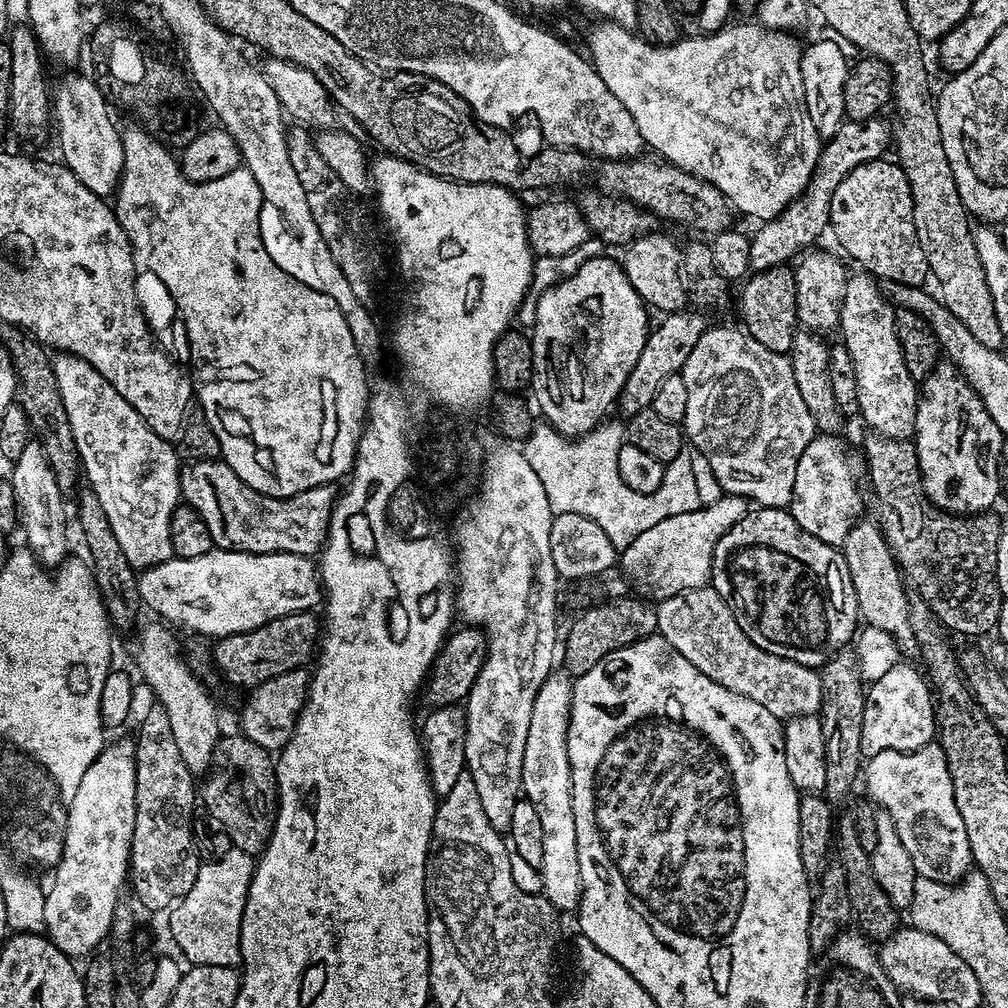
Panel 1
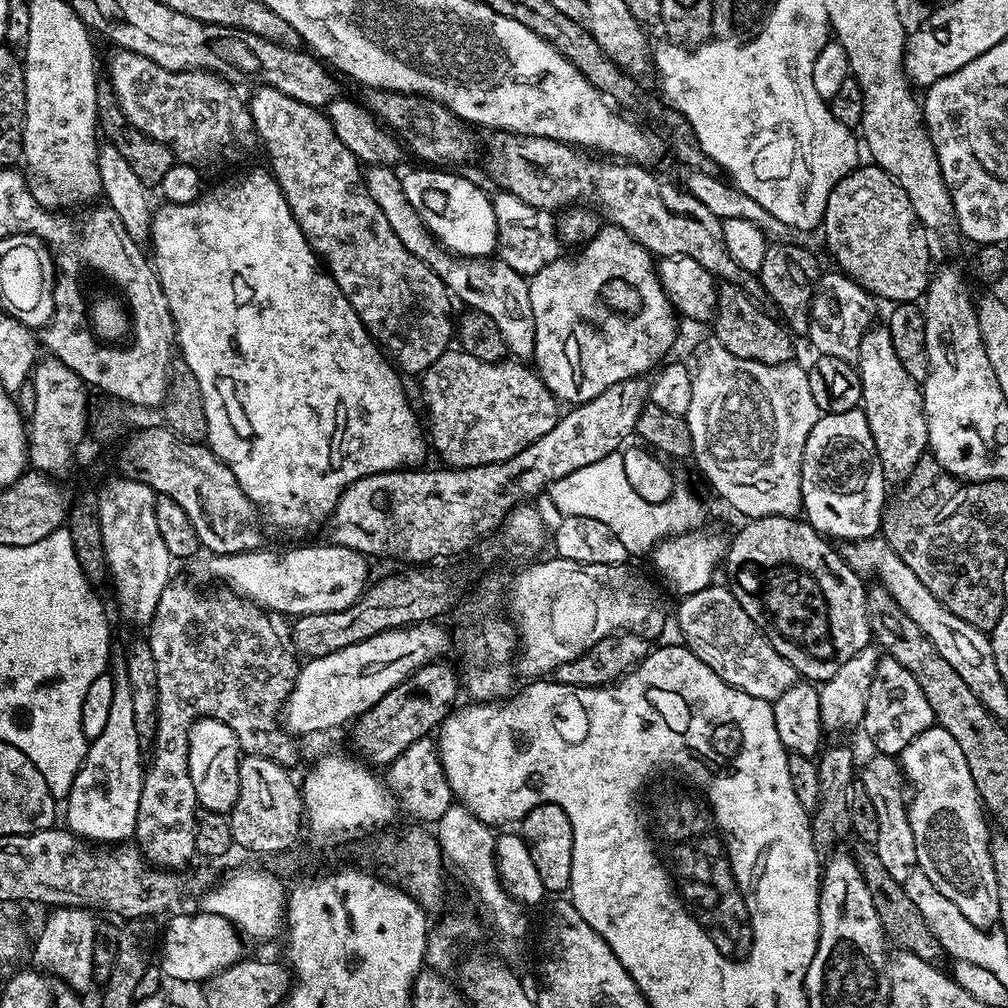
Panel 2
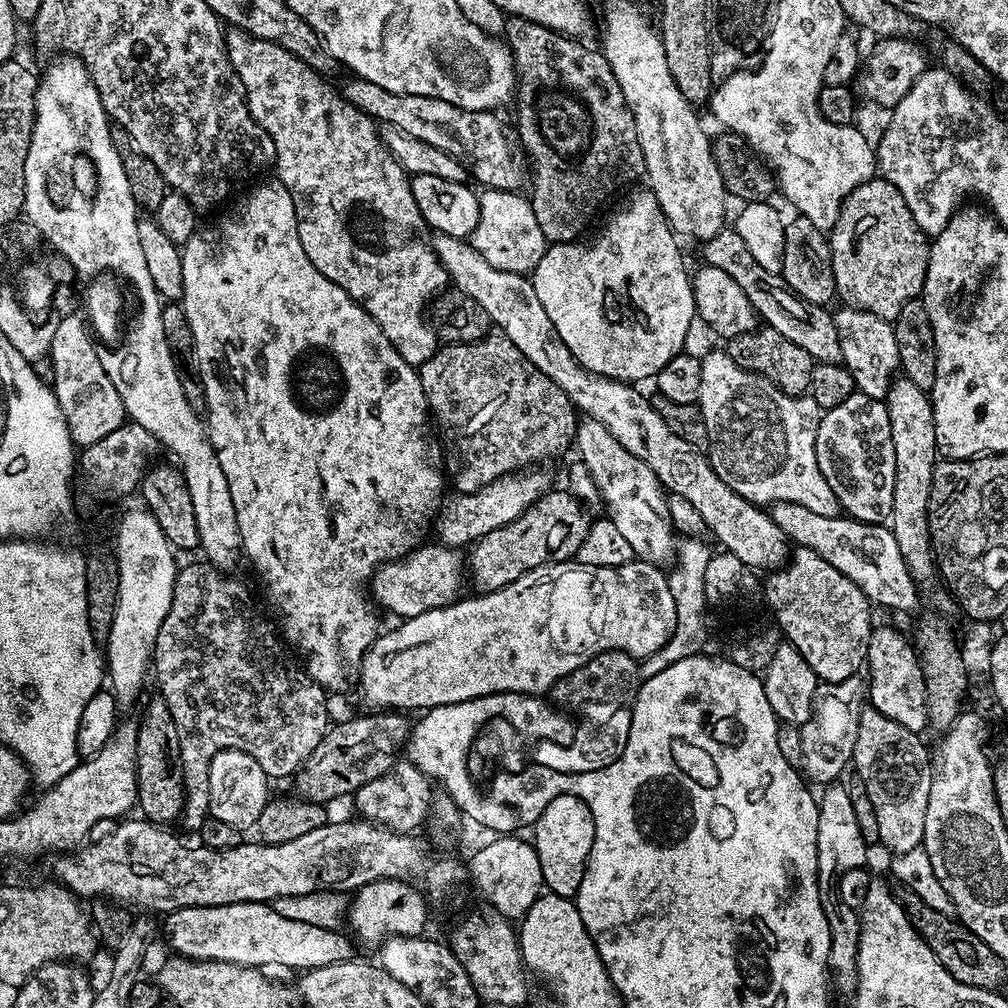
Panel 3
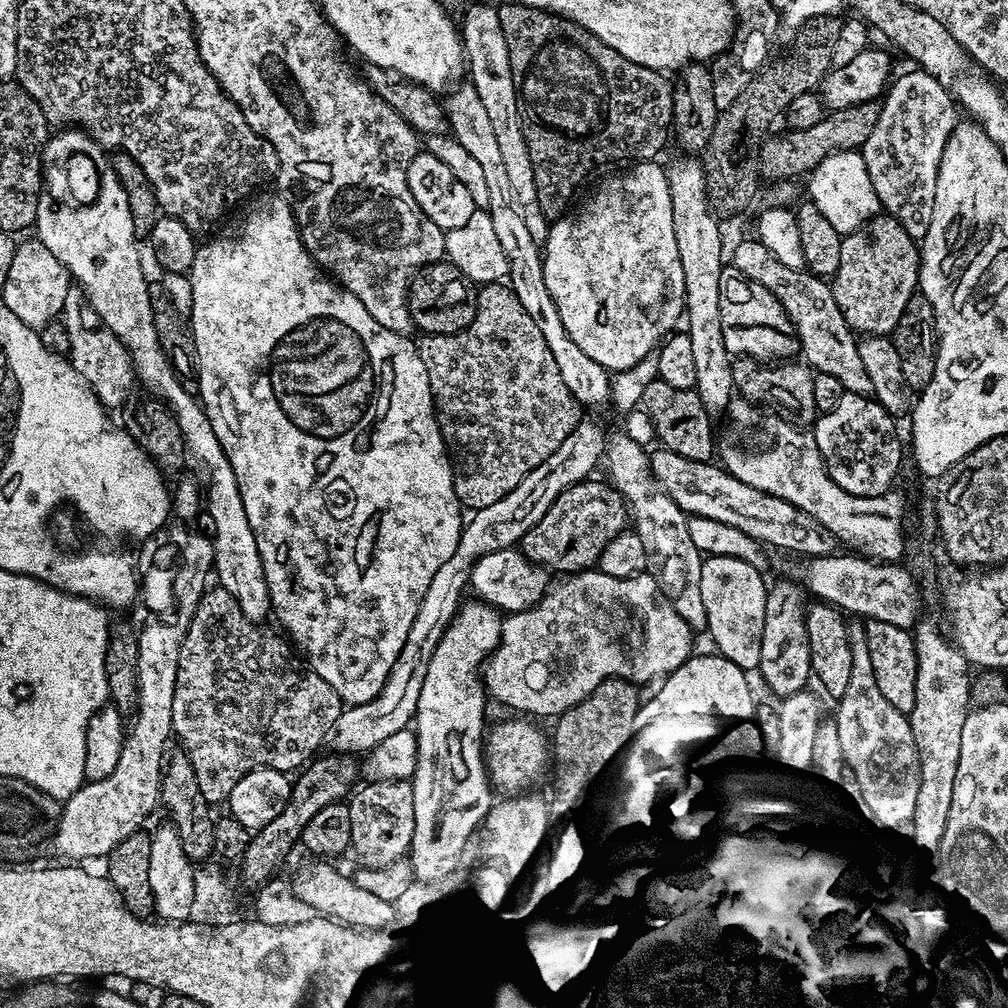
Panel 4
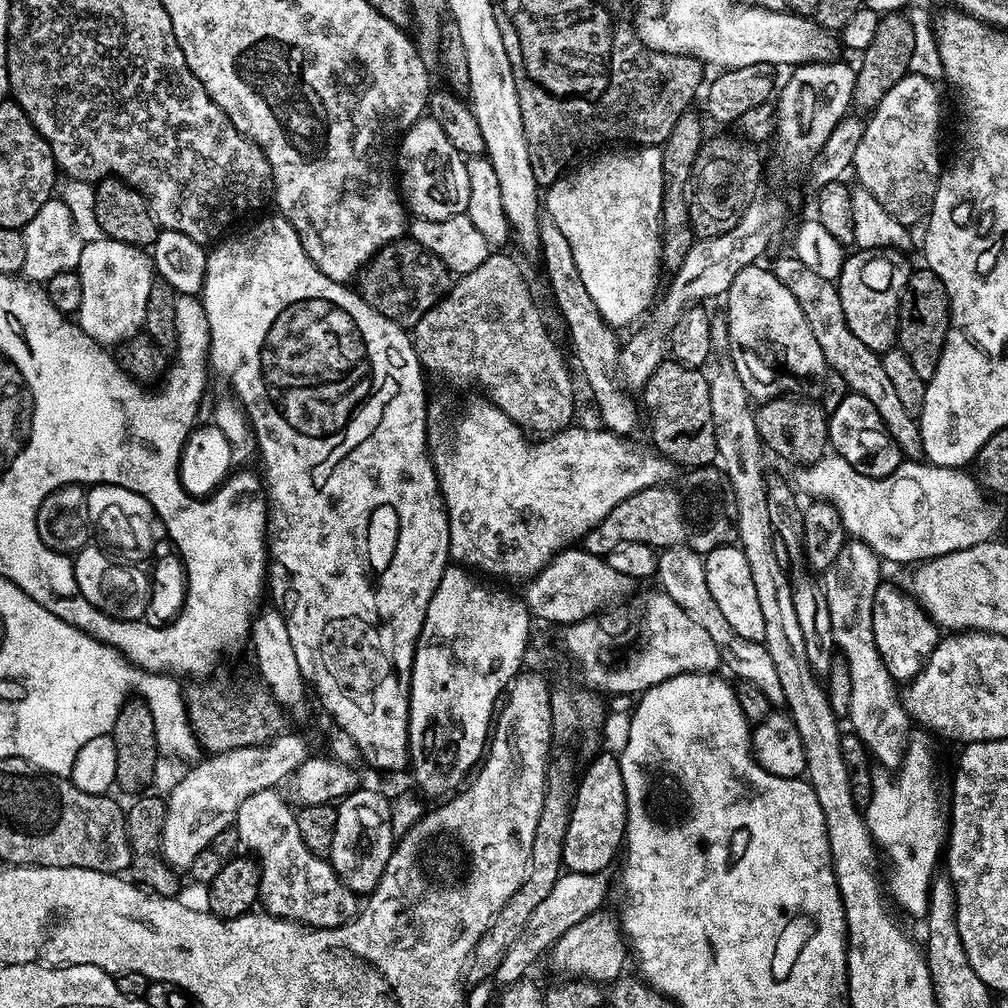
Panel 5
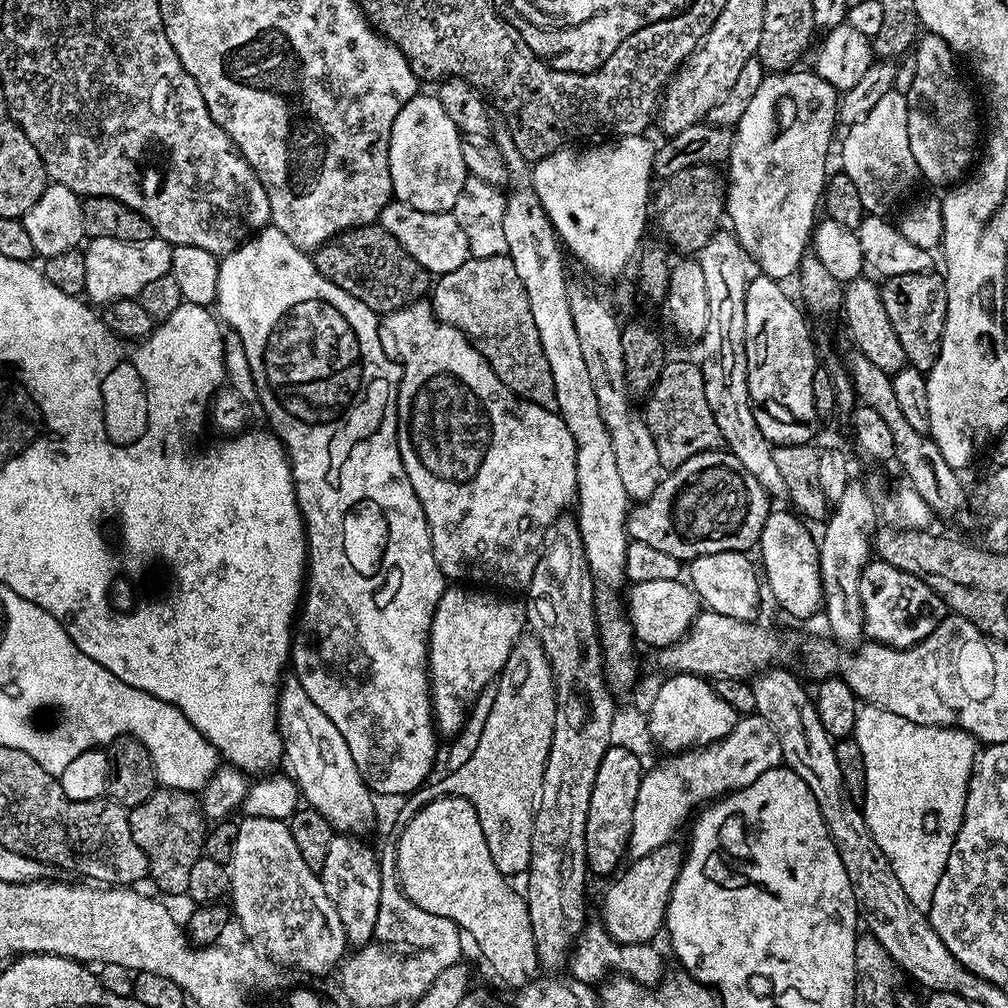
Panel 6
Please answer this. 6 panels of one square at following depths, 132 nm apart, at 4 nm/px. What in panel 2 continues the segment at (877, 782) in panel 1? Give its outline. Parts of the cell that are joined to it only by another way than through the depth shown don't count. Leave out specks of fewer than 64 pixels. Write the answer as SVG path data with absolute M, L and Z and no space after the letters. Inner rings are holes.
M933 726L906 745L899 753L898 763L910 785L908 825L914 833L916 868L974 926L991 929L1000 919L998 880L994 878L994 862L988 849L990 831L984 822L986 814L974 778L970 778L970 766L966 766L962 746L954 742L950 730Z

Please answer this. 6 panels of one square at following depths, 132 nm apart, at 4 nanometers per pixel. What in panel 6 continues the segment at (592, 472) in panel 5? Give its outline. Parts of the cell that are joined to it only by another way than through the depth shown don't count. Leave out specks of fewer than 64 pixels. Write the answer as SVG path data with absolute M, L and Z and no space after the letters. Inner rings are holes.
M427 299L416 300L404 308L387 313L382 320L382 336L390 345L400 367L404 369L398 396L398 426L396 427L398 450L402 458L402 466L406 470L406 478L410 478L410 486L414 486L414 494L418 494L418 502L426 514L426 522L432 535L432 553L438 562L441 574L452 582L471 582L473 585L487 586L492 590L527 589L530 578L534 578L534 570L538 566L542 549L552 531L552 524L565 515L571 504L573 507L578 496L574 434L570 434L559 412L544 409L530 400L520 399L508 389L499 380L498 374L487 364L486 358L476 345L463 332L454 325L441 323Z

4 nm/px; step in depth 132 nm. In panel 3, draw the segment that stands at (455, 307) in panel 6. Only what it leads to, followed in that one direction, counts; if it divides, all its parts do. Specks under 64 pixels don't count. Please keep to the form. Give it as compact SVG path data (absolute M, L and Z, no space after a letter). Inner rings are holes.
M489 332L476 343L441 345L434 355L428 358L422 365L419 365L418 371L423 393L426 394L428 400L429 413L431 414L436 434L442 447L444 470L451 487L457 492L474 493L506 474L513 474L541 463L542 461L540 460L560 453L567 445L569 447L575 441L578 412L567 394L562 392L548 376L542 374L530 360L526 359L524 354L502 332Z

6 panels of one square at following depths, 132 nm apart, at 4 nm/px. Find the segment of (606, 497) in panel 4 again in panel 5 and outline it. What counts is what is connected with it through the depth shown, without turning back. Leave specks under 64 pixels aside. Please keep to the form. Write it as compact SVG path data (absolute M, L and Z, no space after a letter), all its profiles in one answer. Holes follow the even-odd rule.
M716 466L694 468L683 474L685 476L681 475L675 482L655 484L618 502L598 526L583 536L584 551L607 557L608 552L622 542L646 542L657 550L683 546L707 554L731 545L737 539L736 499L728 477Z

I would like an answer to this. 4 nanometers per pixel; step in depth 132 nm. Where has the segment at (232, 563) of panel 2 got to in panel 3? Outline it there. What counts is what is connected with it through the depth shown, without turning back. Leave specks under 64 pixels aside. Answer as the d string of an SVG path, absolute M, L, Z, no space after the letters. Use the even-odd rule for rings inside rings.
M434 542L430 548L417 547L399 560L389 560L381 564L372 573L370 589L371 599L377 605L381 604L388 612L393 612L396 618L407 618L426 614L426 610L445 608L461 599L460 592L466 588L466 556L459 547L448 547Z

